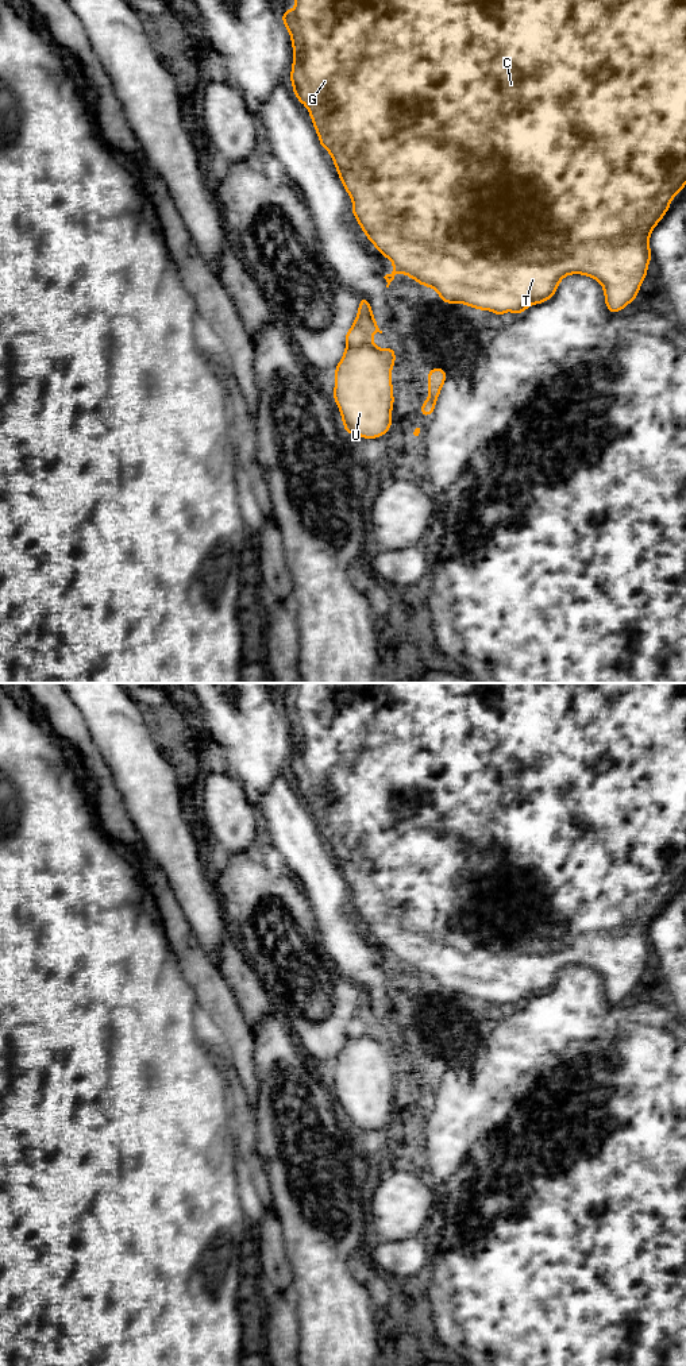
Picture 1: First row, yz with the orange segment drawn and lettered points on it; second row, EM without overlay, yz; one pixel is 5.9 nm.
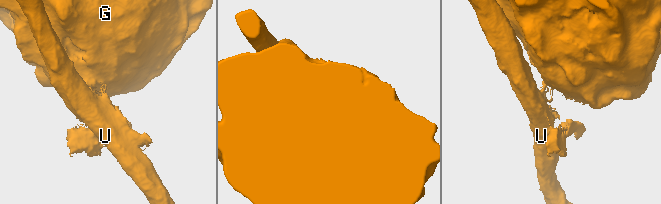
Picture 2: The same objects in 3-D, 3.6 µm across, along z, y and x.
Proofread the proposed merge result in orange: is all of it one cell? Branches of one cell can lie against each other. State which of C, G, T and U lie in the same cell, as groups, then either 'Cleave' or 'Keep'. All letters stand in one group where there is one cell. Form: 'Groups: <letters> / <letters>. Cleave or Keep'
Groups: C G T / U. Cleave

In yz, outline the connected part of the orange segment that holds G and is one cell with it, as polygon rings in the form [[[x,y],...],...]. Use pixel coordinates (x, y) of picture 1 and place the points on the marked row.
[[[293,0],[293,1],[294,1],[294,3],[296,3],[296,4],[297,4],[297,7],[298,7],[298,8],[297,8],[297,9],[294,9],[294,8],[289,8],[289,9],[286,9],[286,11],[285,11],[285,12],[284,12],[284,13],[282,13],[282,18],[281,18],[281,19],[282,19],[282,22],[284,22],[284,24],[285,24],[285,26],[286,26],[286,28],[288,28],[288,31],[289,31],[289,34],[290,34],[290,39],[292,39],[292,45],[293,45],[293,66],[292,66],[292,72],[290,72],[290,82],[292,82],[292,85],[293,85],[293,92],[294,92],[294,94],[296,94],[296,97],[297,97],[297,101],[301,101],[301,103],[302,103],[302,104],[304,104],[304,105],[305,105],[305,107],[307,107],[307,108],[308,108],[308,111],[309,111],[309,116],[311,116],[311,119],[312,119],[312,120],[313,120],[313,127],[315,127],[315,130],[316,130],[316,132],[317,132],[317,135],[319,135],[319,142],[320,142],[320,144],[321,144],[321,147],[323,147],[323,148],[325,148],[325,150],[327,150],[327,151],[328,151],[328,153],[329,153],[329,154],[331,154],[331,155],[332,155],[332,161],[334,161],[334,165],[335,165],[335,167],[336,167],[336,170],[338,170],[338,174],[339,174],[339,178],[340,178],[340,181],[342,181],[342,184],[343,184],[343,186],[344,186],[344,189],[346,189],[346,192],[347,192],[347,193],[348,193],[348,194],[350,194],[350,197],[351,197],[351,200],[352,200],[352,213],[354,213],[354,217],[355,217],[355,219],[357,219],[357,221],[358,221],[358,223],[359,223],[359,225],[361,225],[361,228],[362,228],[362,231],[363,231],[363,232],[365,232],[365,234],[366,234],[366,236],[367,236],[367,239],[369,239],[369,240],[370,240],[370,242],[371,242],[371,243],[373,243],[373,244],[374,244],[374,246],[375,246],[375,248],[377,248],[377,250],[378,250],[378,251],[379,251],[379,252],[381,252],[381,254],[382,254],[382,255],[384,255],[384,256],[385,256],[385,258],[389,258],[389,259],[390,259],[390,261],[392,261],[392,263],[393,263],[393,267],[394,267],[394,271],[393,271],[393,273],[389,273],[389,274],[386,274],[386,275],[385,275],[385,277],[384,277],[384,278],[385,278],[385,279],[386,279],[386,282],[388,282],[388,285],[386,285],[386,288],[389,288],[389,285],[390,285],[390,282],[392,282],[392,281],[393,281],[393,279],[394,279],[394,275],[396,275],[396,274],[397,274],[397,273],[401,273],[401,274],[405,274],[405,275],[409,275],[409,277],[411,277],[411,278],[412,278],[412,279],[415,279],[415,281],[417,281],[417,282],[419,282],[419,283],[420,283],[420,285],[423,285],[423,286],[429,286],[429,288],[432,288],[432,289],[433,289],[433,290],[436,290],[436,292],[438,292],[438,293],[439,293],[439,296],[440,296],[440,300],[442,300],[442,301],[443,301],[443,302],[448,302],[448,304],[466,304],[466,305],[469,305],[469,306],[471,306],[471,308],[475,308],[475,309],[481,309],[481,310],[493,310],[493,312],[494,312],[494,315],[497,315],[497,316],[504,316],[504,313],[505,313],[505,312],[506,312],[506,310],[510,310],[510,312],[513,312],[513,313],[514,313],[514,315],[521,315],[521,313],[523,313],[523,312],[524,312],[524,310],[525,310],[525,309],[527,309],[527,308],[528,308],[528,306],[531,306],[531,305],[533,305],[533,304],[542,304],[542,302],[544,302],[544,301],[548,301],[548,300],[550,300],[550,298],[551,298],[551,297],[552,297],[552,296],[554,296],[554,294],[555,294],[555,292],[556,292],[556,289],[558,289],[558,286],[559,286],[559,283],[560,283],[560,279],[562,279],[562,278],[564,278],[564,277],[566,277],[566,275],[569,275],[569,274],[583,274],[583,275],[587,275],[587,277],[591,277],[591,278],[594,278],[594,279],[596,279],[596,281],[597,281],[597,282],[600,282],[600,283],[601,283],[601,285],[602,285],[602,288],[604,288],[604,294],[605,294],[605,304],[606,304],[606,308],[608,308],[608,310],[609,310],[609,312],[612,312],[612,313],[616,313],[616,312],[620,312],[620,310],[623,310],[623,309],[624,309],[624,308],[625,308],[625,306],[627,306],[627,305],[628,305],[628,304],[629,304],[629,302],[631,302],[631,301],[633,301],[633,300],[636,300],[636,298],[637,298],[637,292],[639,292],[639,289],[640,289],[640,286],[641,286],[641,283],[643,283],[643,281],[644,281],[644,278],[645,278],[645,277],[647,277],[647,267],[648,267],[648,265],[650,265],[650,262],[651,262],[651,250],[650,250],[650,235],[651,235],[651,231],[652,231],[652,229],[654,229],[654,228],[655,228],[655,227],[656,227],[656,224],[658,224],[658,223],[659,223],[659,221],[660,221],[660,220],[662,220],[662,217],[663,217],[663,216],[664,216],[664,215],[666,215],[666,212],[667,212],[667,211],[668,211],[668,208],[670,208],[670,202],[671,202],[671,200],[672,200],[672,198],[674,198],[674,197],[677,197],[677,194],[678,194],[678,193],[679,193],[679,192],[681,192],[681,190],[682,190],[682,189],[683,189],[683,186],[685,186],[685,185],[686,185],[686,0]]]

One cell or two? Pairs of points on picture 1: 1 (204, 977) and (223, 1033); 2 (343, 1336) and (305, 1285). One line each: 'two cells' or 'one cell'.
1: one cell
2: one cell

